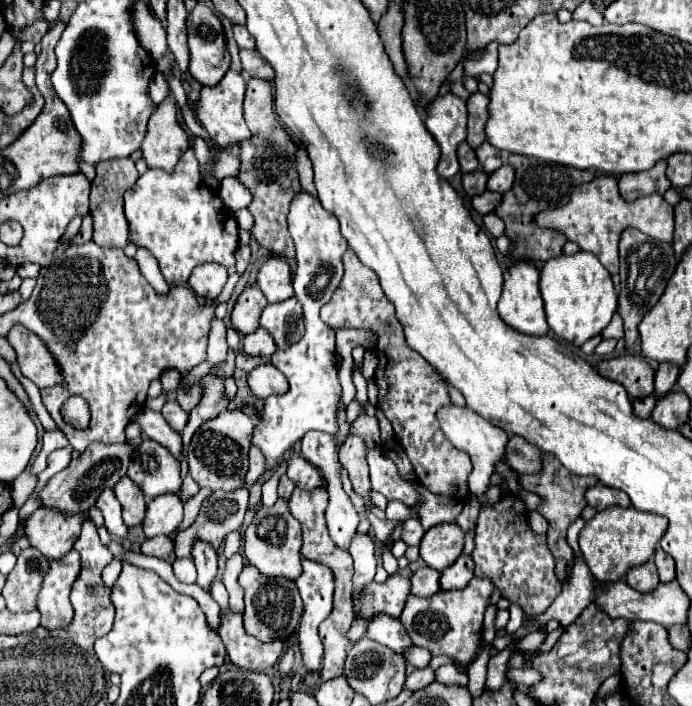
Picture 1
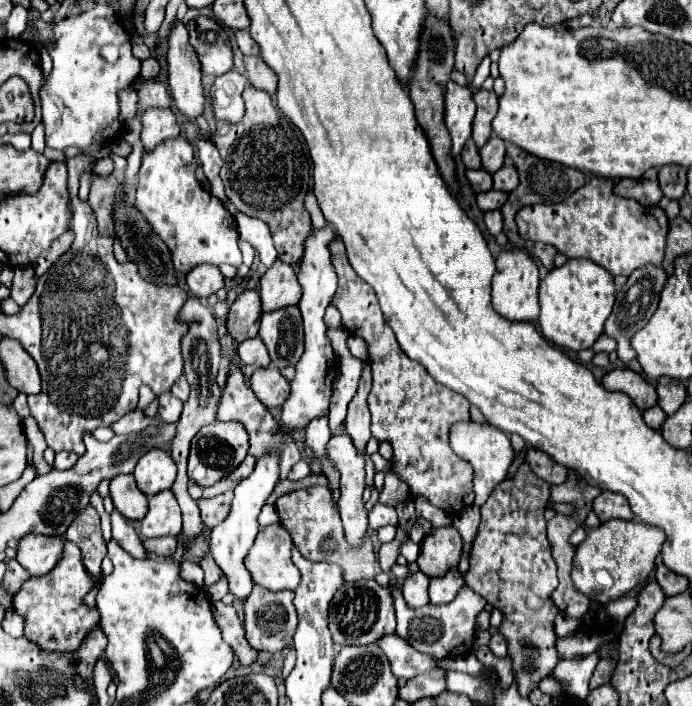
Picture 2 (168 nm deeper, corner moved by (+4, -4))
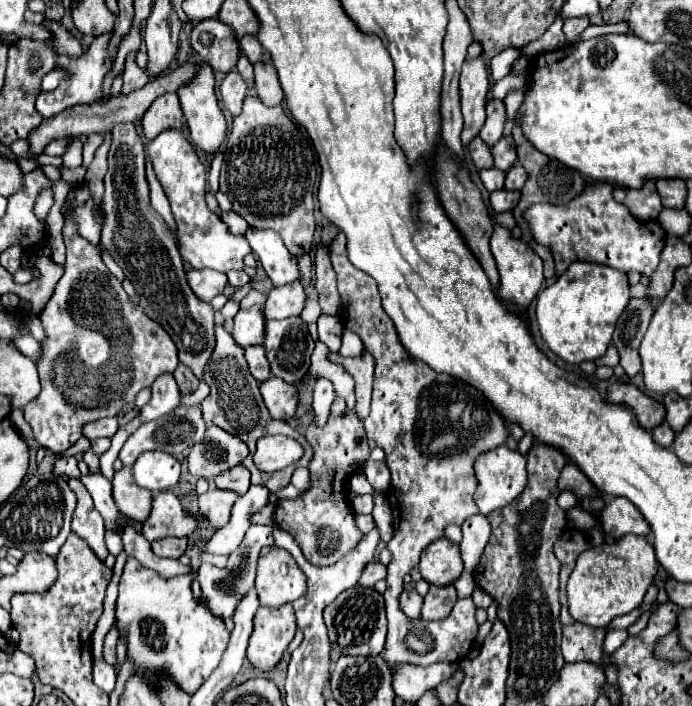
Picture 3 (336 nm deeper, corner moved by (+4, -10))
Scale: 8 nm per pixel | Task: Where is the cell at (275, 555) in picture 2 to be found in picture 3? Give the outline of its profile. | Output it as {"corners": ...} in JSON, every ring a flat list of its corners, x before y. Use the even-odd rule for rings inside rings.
{"corners":[[265,546,257,564,255,588,261,606,279,608,305,596,307,582,293,556,279,546]]}

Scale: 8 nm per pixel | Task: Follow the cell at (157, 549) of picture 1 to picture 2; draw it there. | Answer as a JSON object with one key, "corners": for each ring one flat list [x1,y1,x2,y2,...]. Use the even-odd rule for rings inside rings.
{"corners":[[163,536,163,538,151,538,151,540,143,540,143,546,149,554,157,554,157,556,171,556,177,548,177,538,173,536]]}

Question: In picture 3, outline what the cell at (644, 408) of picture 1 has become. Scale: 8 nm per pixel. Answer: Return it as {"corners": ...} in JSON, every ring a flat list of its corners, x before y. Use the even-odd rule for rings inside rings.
{"corners":[[667,422,655,426,655,428,651,430,651,434,653,434,655,442,659,442,659,446,665,446,665,448,669,448,671,442,673,442,673,438,675,438,675,432,671,430,671,426,667,426]]}

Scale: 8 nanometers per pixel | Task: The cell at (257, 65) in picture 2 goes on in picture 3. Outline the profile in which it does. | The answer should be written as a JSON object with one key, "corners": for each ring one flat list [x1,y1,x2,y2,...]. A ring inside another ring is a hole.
{"corners":[[257,62,255,64,255,90,263,104,277,106,283,100,283,90,277,80,277,72,271,62]]}

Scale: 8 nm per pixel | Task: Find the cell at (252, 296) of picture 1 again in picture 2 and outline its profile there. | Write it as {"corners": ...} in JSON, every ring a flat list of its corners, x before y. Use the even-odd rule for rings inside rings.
{"corners":[[245,290,231,304,231,310,227,316,227,330,233,336,233,340,243,342,243,340,257,336,259,320,261,320,259,292,257,290]]}

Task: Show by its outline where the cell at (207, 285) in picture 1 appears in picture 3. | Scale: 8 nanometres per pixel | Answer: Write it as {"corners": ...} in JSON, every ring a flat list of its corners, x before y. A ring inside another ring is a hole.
{"corners":[[189,270,187,280,195,296,203,302,211,302,211,298,221,294,227,286,227,276,217,270]]}

